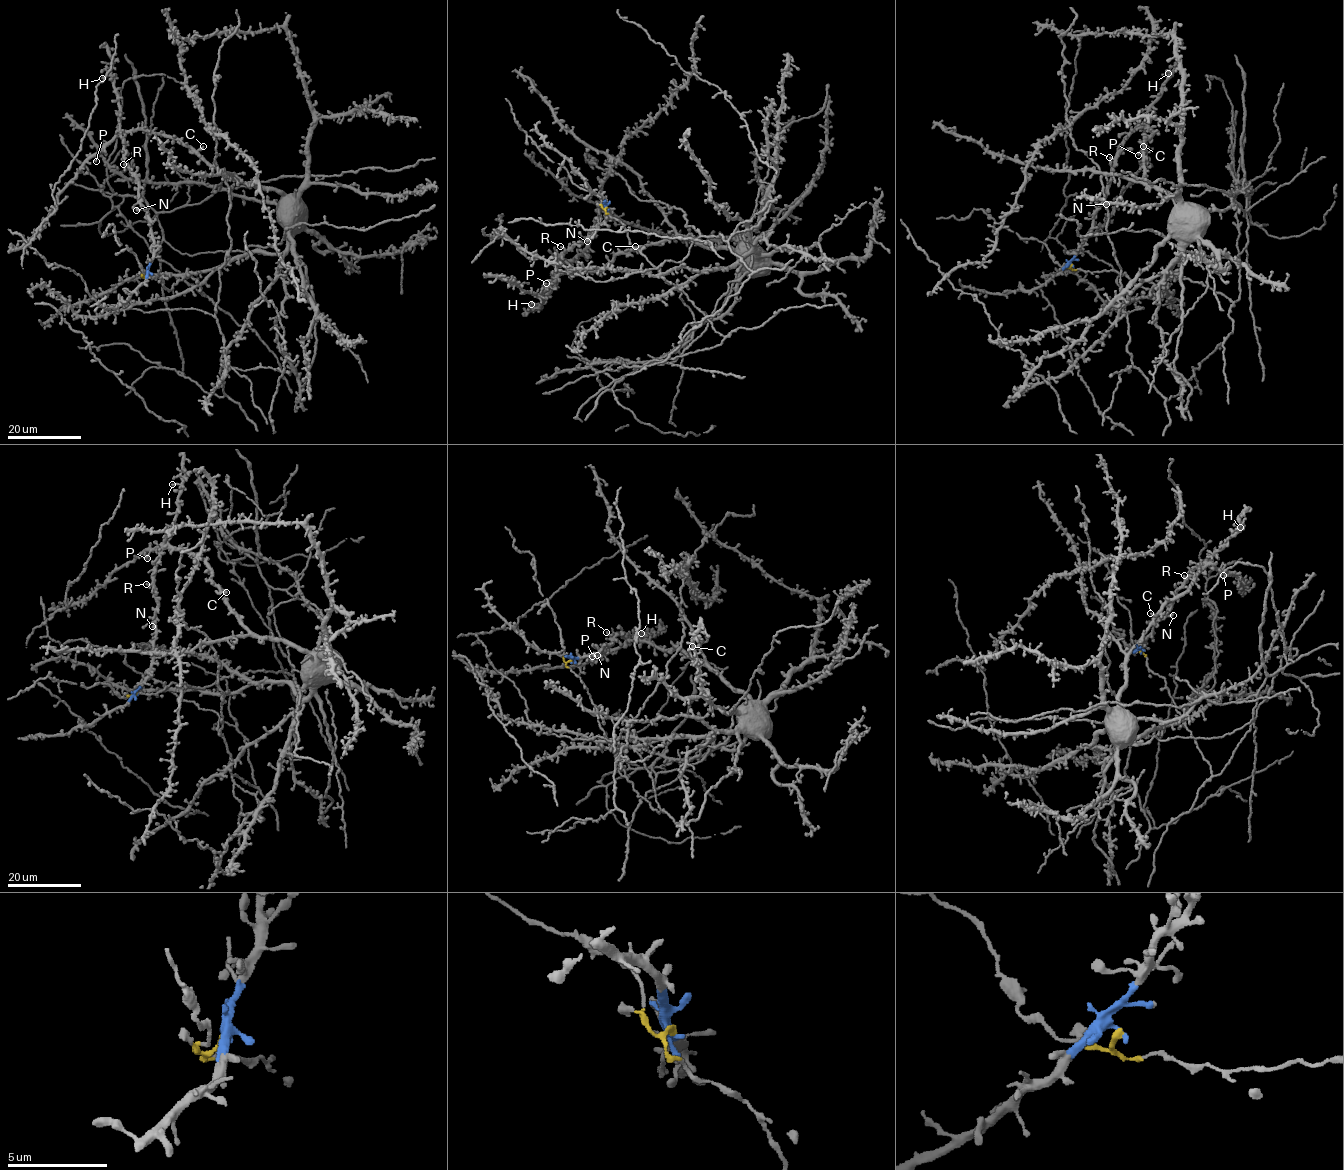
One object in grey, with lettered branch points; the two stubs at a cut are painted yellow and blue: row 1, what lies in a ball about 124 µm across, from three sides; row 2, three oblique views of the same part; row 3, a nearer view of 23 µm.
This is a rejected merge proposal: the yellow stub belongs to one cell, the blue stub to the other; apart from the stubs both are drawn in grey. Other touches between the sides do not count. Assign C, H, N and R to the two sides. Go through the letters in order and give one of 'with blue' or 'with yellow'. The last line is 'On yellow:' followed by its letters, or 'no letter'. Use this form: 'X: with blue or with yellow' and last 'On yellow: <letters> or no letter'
C: with yellow
H: with blue
N: with blue
R: with blue
On yellow: C

